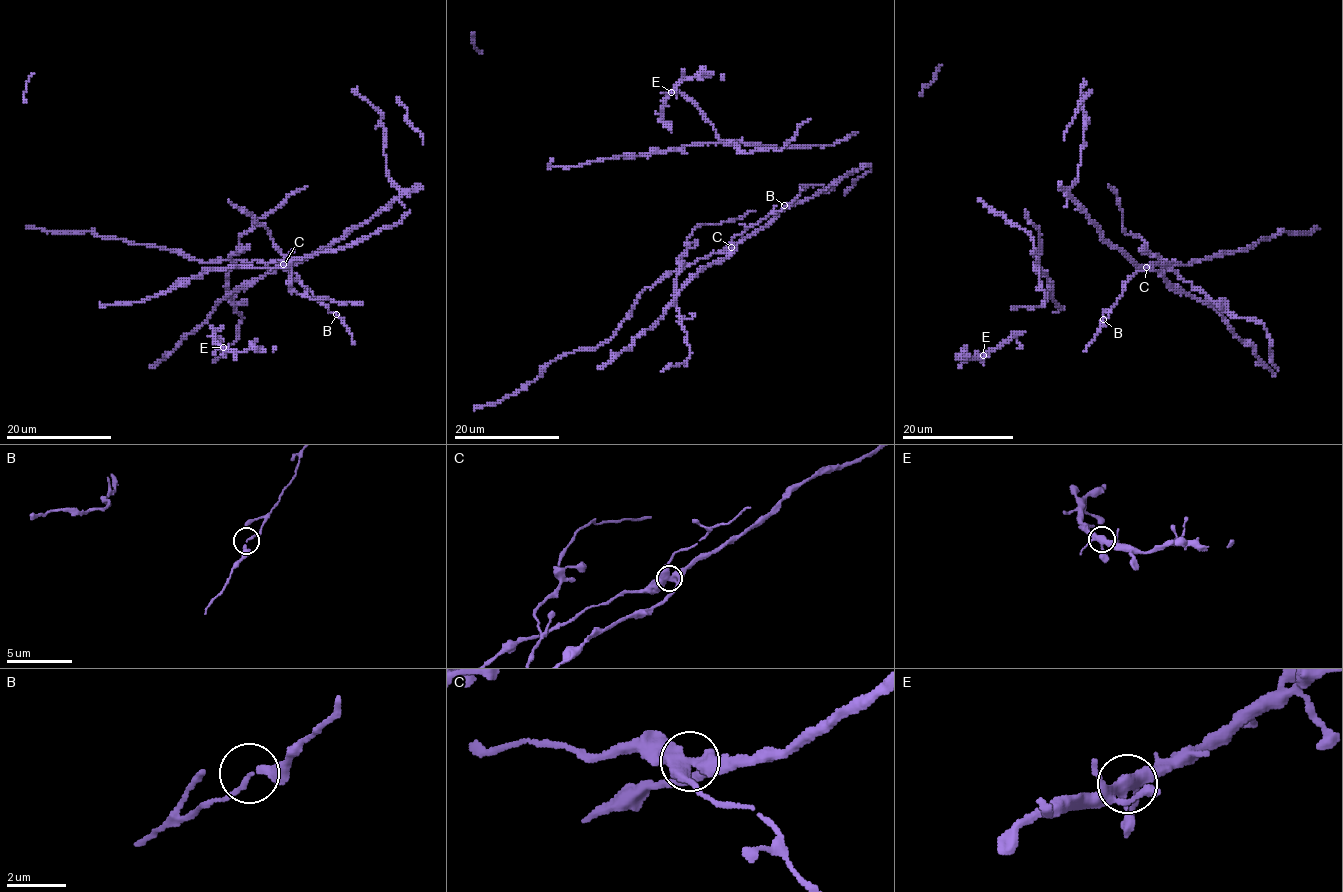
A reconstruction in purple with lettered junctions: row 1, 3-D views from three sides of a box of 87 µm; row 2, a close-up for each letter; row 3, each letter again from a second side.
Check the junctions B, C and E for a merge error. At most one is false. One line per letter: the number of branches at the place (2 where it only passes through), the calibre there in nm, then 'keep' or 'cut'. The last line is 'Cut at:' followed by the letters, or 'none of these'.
B: 2 branches meet; 160 nm thick; keep
C: 4 branches meet; 440 nm thick; cut
E: 4 branches meet; 360 nm thick; keep
Cut at: C

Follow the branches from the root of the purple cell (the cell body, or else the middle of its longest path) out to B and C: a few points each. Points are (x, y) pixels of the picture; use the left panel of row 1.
B: (404, 208), (400, 198), (311, 257), (283, 267), (292, 271), (330, 312), (337, 314)
C: (404, 208), (400, 198), (311, 257), (301, 262), (283, 265)

